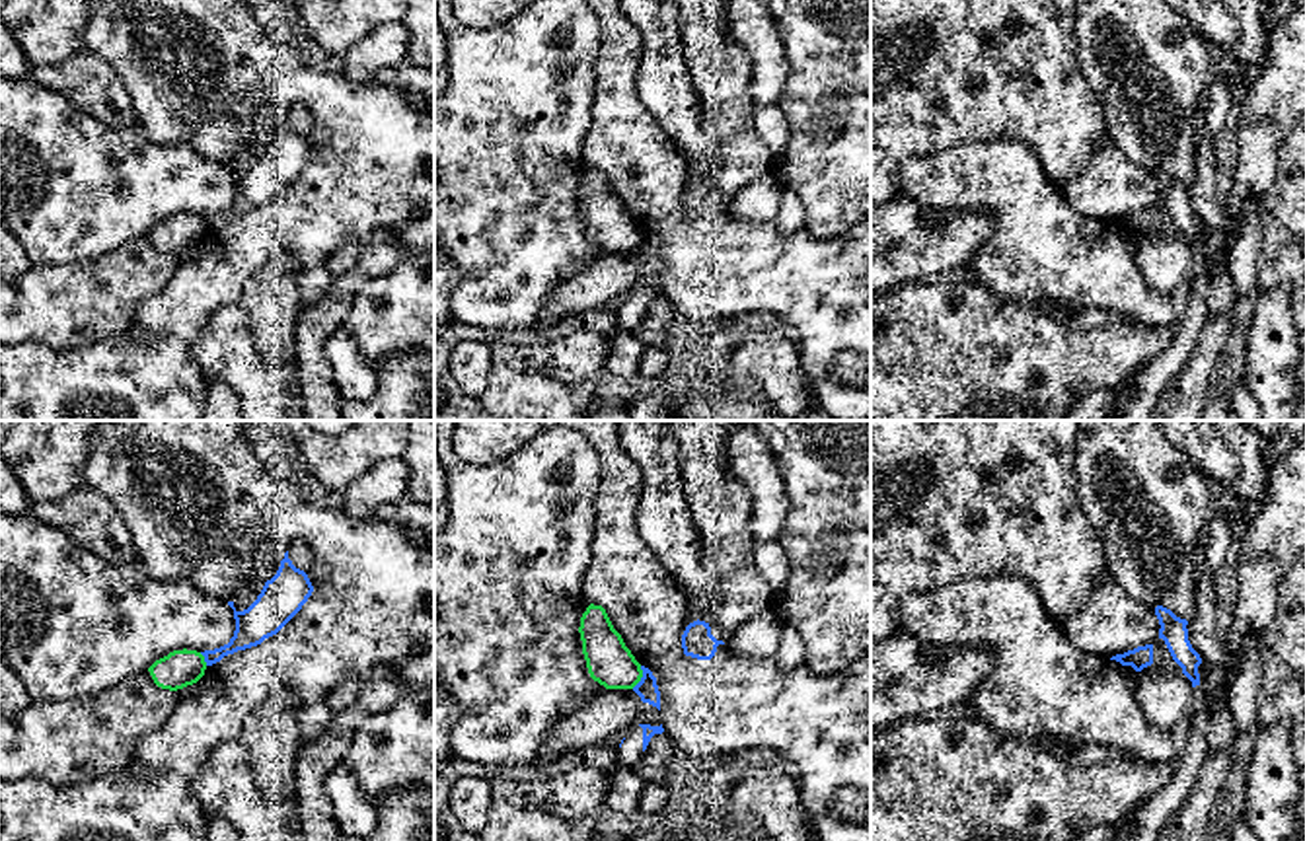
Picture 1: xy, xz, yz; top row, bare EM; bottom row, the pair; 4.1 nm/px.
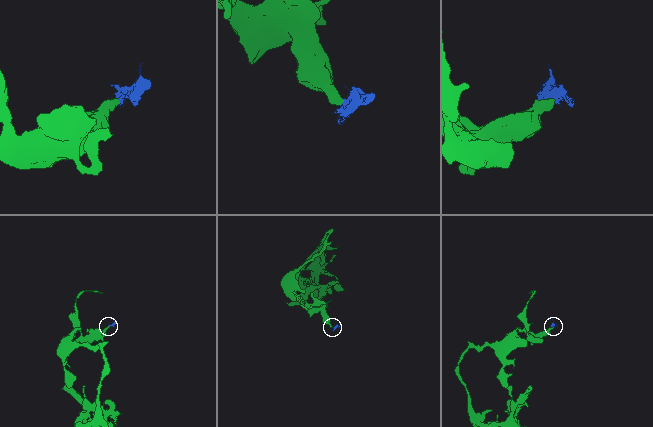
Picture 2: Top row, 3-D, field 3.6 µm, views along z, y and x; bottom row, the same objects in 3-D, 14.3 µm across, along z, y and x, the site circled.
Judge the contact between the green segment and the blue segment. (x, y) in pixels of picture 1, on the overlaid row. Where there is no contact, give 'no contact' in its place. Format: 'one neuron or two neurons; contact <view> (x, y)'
two neurons; contact xz (641, 676)

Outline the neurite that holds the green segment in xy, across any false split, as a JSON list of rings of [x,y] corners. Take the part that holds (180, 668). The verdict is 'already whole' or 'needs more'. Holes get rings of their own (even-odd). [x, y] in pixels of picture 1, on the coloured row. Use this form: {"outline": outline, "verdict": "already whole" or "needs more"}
{"outline": [[[187,648],[173,650],[148,668],[154,683],[169,691],[197,683],[205,676],[205,670],[205,656]]], "verdict": "already whole"}

